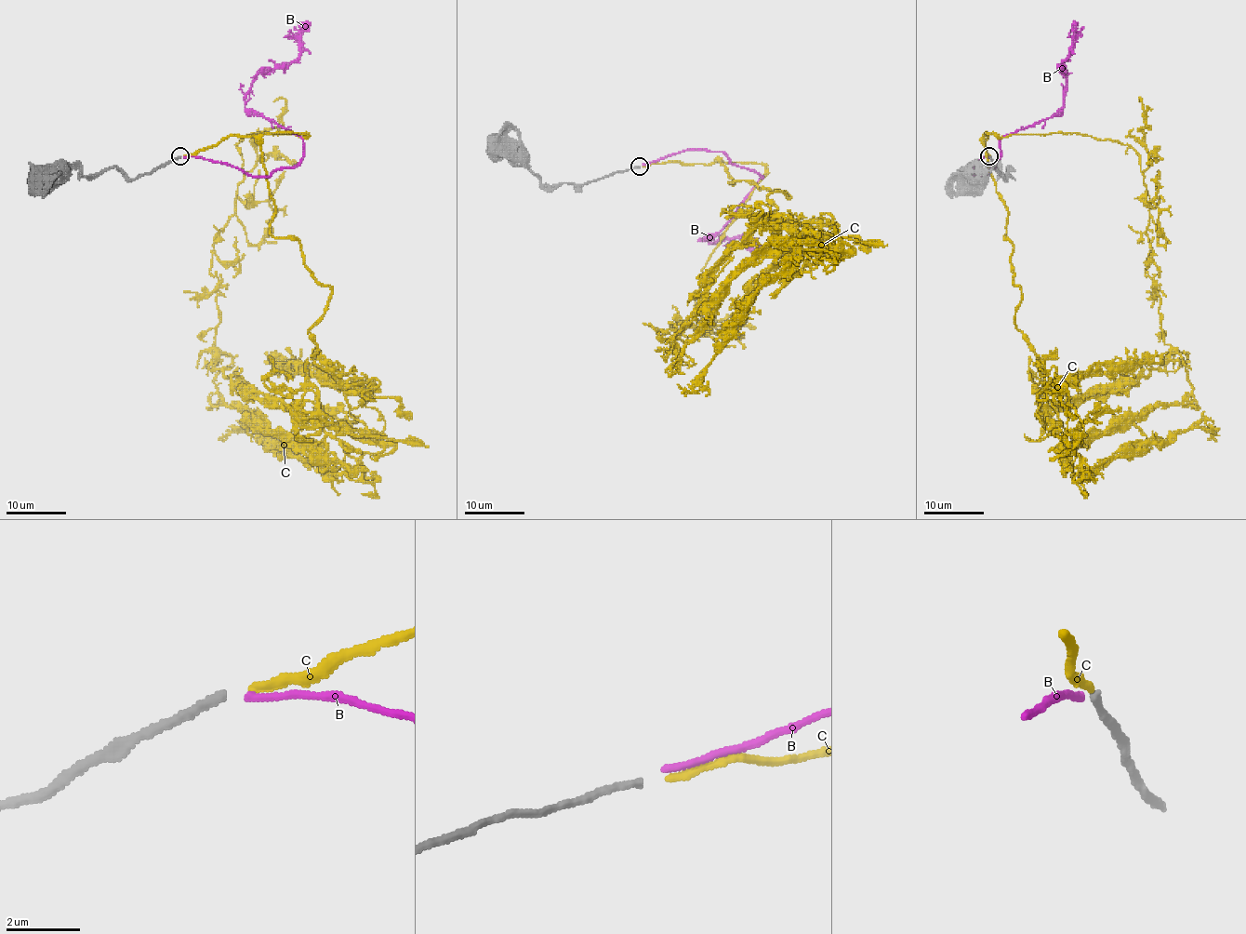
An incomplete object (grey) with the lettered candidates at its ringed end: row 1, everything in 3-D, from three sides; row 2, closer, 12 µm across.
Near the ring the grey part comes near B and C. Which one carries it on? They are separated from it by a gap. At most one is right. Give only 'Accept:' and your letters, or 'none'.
Accept: C

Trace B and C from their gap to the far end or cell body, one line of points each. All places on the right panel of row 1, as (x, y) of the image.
B: (988, 156), (974, 166), (976, 177), (1000, 156), (1000, 140), (1063, 105), (1061, 62), (1075, 20)
C: (989, 156), (987, 135), (1021, 290), (1014, 326), (1067, 414), (1071, 471), (1194, 428), (1214, 432), (1207, 439)

